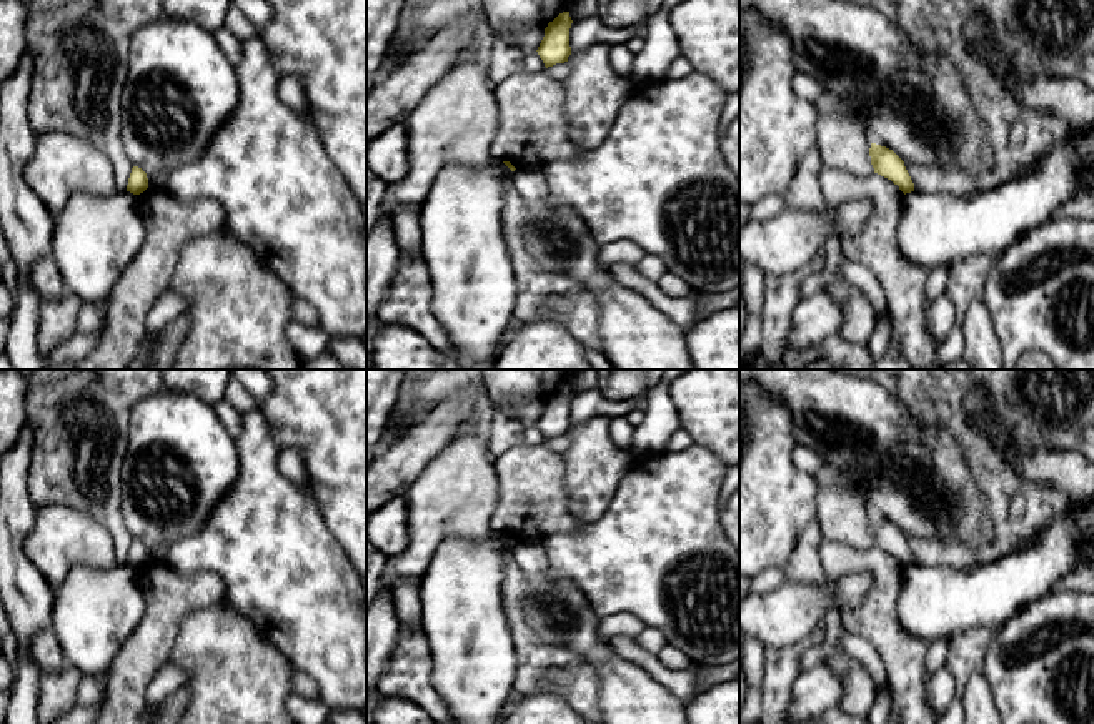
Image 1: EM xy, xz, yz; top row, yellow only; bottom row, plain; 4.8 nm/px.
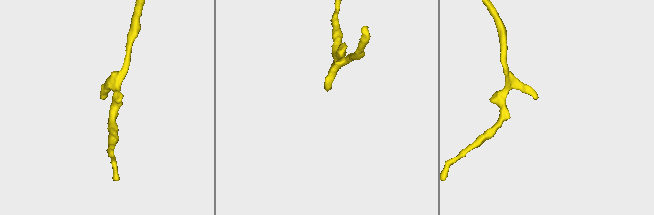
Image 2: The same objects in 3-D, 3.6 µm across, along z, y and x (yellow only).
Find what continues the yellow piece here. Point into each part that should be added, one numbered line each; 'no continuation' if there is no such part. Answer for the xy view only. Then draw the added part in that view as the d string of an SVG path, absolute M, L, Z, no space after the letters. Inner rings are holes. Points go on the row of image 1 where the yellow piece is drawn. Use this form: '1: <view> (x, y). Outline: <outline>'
no continuation

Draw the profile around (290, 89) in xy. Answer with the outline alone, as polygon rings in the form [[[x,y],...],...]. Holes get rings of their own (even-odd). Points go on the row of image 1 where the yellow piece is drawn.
[[[283,77],[278,83],[278,95],[283,105],[288,107],[293,113],[303,115],[306,100],[298,77]]]

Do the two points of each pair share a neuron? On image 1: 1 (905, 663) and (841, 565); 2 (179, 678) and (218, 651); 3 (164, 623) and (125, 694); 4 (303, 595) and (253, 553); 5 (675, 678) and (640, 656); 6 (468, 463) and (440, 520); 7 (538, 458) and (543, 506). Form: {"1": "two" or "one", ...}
{"1": "one", "2": "two", "3": "one", "4": "one", "5": "one", "6": "one", "7": "one"}

